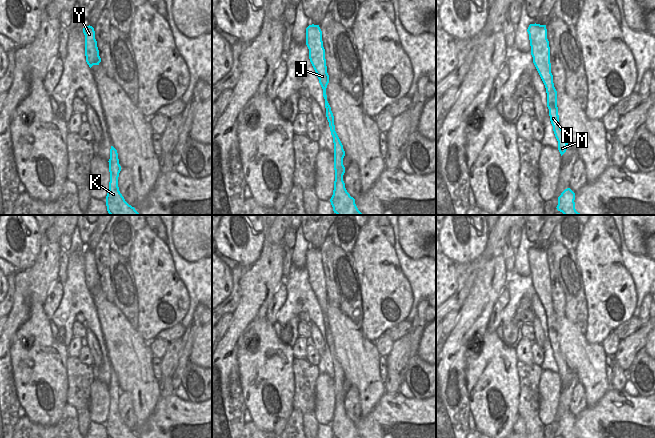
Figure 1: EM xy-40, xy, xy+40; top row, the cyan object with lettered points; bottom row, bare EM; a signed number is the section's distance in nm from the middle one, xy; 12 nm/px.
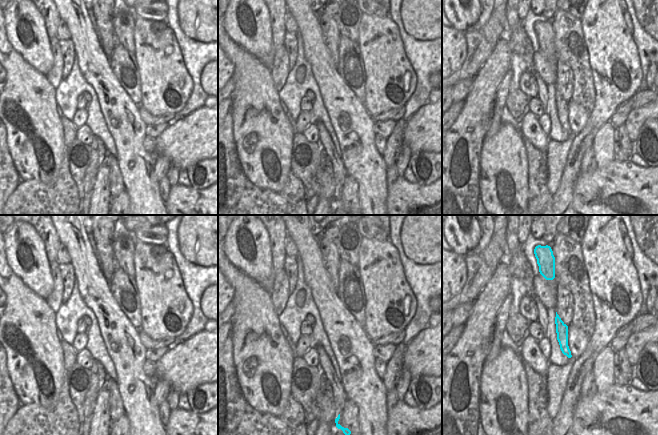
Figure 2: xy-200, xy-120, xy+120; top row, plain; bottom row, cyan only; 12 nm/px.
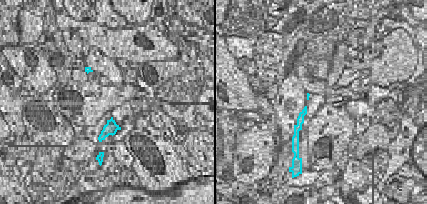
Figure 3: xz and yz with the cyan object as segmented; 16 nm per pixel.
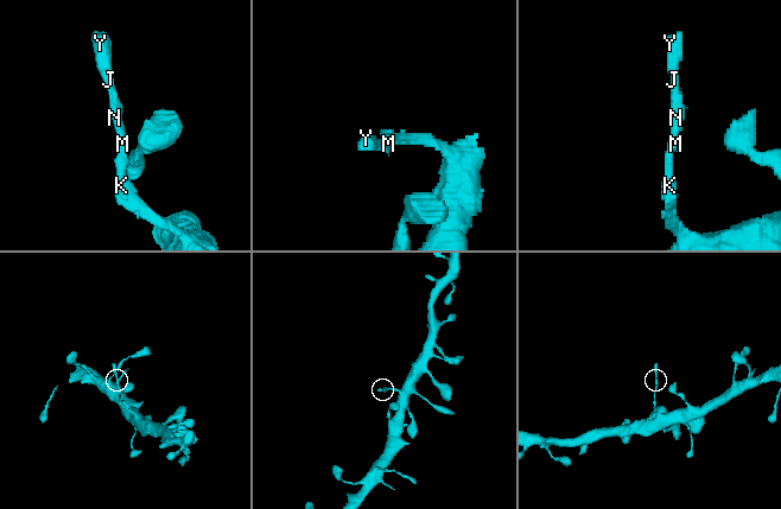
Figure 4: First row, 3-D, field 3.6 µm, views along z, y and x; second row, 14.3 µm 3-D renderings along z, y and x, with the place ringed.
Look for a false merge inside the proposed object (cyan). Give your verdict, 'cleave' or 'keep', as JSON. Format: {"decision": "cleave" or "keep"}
{"decision": "cleave"}

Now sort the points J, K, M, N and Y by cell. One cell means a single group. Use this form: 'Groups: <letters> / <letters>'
Groups: J M N Y / K.

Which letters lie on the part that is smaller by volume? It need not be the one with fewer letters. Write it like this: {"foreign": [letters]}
{"foreign": ["J", "M", "N", "Y"]}

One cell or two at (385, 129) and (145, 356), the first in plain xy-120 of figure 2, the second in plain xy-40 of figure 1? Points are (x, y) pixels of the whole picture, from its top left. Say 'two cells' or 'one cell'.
two cells

